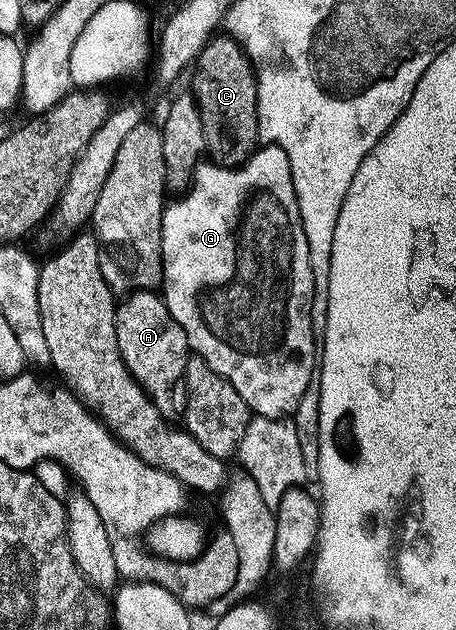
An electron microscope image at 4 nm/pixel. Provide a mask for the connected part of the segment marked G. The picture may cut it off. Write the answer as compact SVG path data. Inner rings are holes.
M262 147L254 152L247 163L240 166L222 166L216 162L202 162L193 175L193 184L188 192L180 197L178 204L170 203L165 209L161 227L161 249L165 263L163 299L175 322L183 326L189 339L190 349L206 360L206 365L217 375L221 375L239 392L254 417L263 420L289 420L296 417L299 402L307 394L307 386L315 383L319 372L319 341L311 326L311 306L317 293L315 274L311 270L311 250L307 234L303 230L301 217L301 198L293 181L291 162L282 148Z

